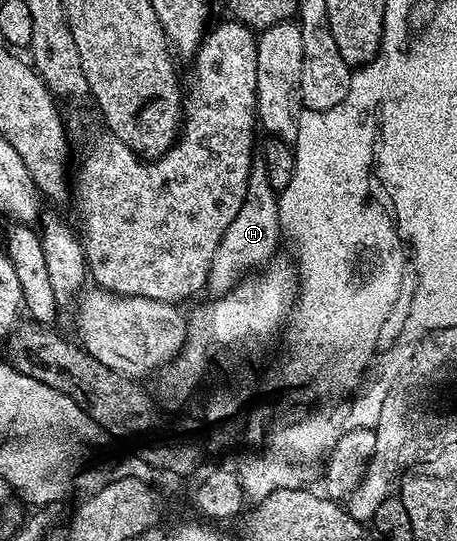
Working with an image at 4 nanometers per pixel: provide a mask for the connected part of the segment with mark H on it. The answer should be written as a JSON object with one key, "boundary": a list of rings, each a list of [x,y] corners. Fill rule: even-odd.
{"boundary":[[[254,162],[241,211],[230,223],[214,252],[207,276],[208,290],[213,291],[214,296],[222,296],[234,289],[243,276],[266,266],[276,256],[274,253],[279,245],[279,237],[281,241],[282,235],[277,191],[267,180],[267,171],[263,163]]]}

